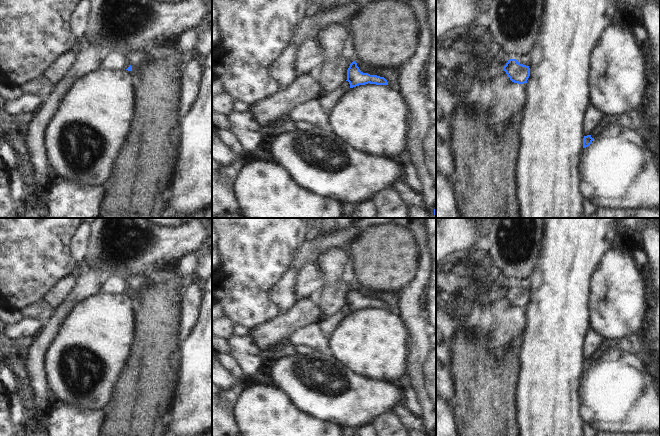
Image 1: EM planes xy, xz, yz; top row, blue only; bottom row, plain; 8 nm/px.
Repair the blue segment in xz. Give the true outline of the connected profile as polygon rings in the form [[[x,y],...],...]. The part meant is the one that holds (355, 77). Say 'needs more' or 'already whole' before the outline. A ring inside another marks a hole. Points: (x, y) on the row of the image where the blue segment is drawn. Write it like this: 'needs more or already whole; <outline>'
already whole; [[[355,61],[350,64],[347,70],[346,81],[349,82],[350,88],[368,83],[376,85],[388,85],[388,82],[384,77],[361,72]]]

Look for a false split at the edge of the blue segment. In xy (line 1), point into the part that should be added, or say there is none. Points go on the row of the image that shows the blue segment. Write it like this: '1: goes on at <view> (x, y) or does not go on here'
1: does not go on here

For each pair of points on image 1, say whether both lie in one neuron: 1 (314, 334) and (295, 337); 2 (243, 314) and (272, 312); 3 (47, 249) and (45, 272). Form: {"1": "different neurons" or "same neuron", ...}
{"1": "same neuron", "2": "same neuron", "3": "same neuron"}

